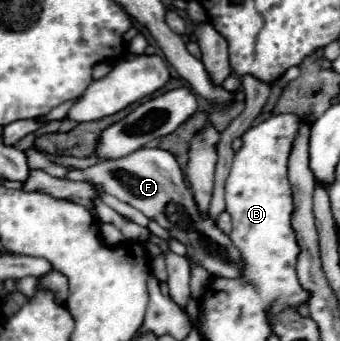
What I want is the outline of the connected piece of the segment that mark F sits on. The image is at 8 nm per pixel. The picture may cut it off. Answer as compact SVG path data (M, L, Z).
M141 148L117 160L101 160L83 170L67 170L65 178L73 182L99 184L105 192L113 194L121 202L129 202L147 218L155 220L159 226L169 230L173 238L185 244L193 262L203 266L207 272L225 278L233 278L237 276L237 272L241 272L241 254L237 252L237 248L233 248L229 236L223 234L207 214L199 212L191 190L185 186L183 172L171 152L161 148Z

